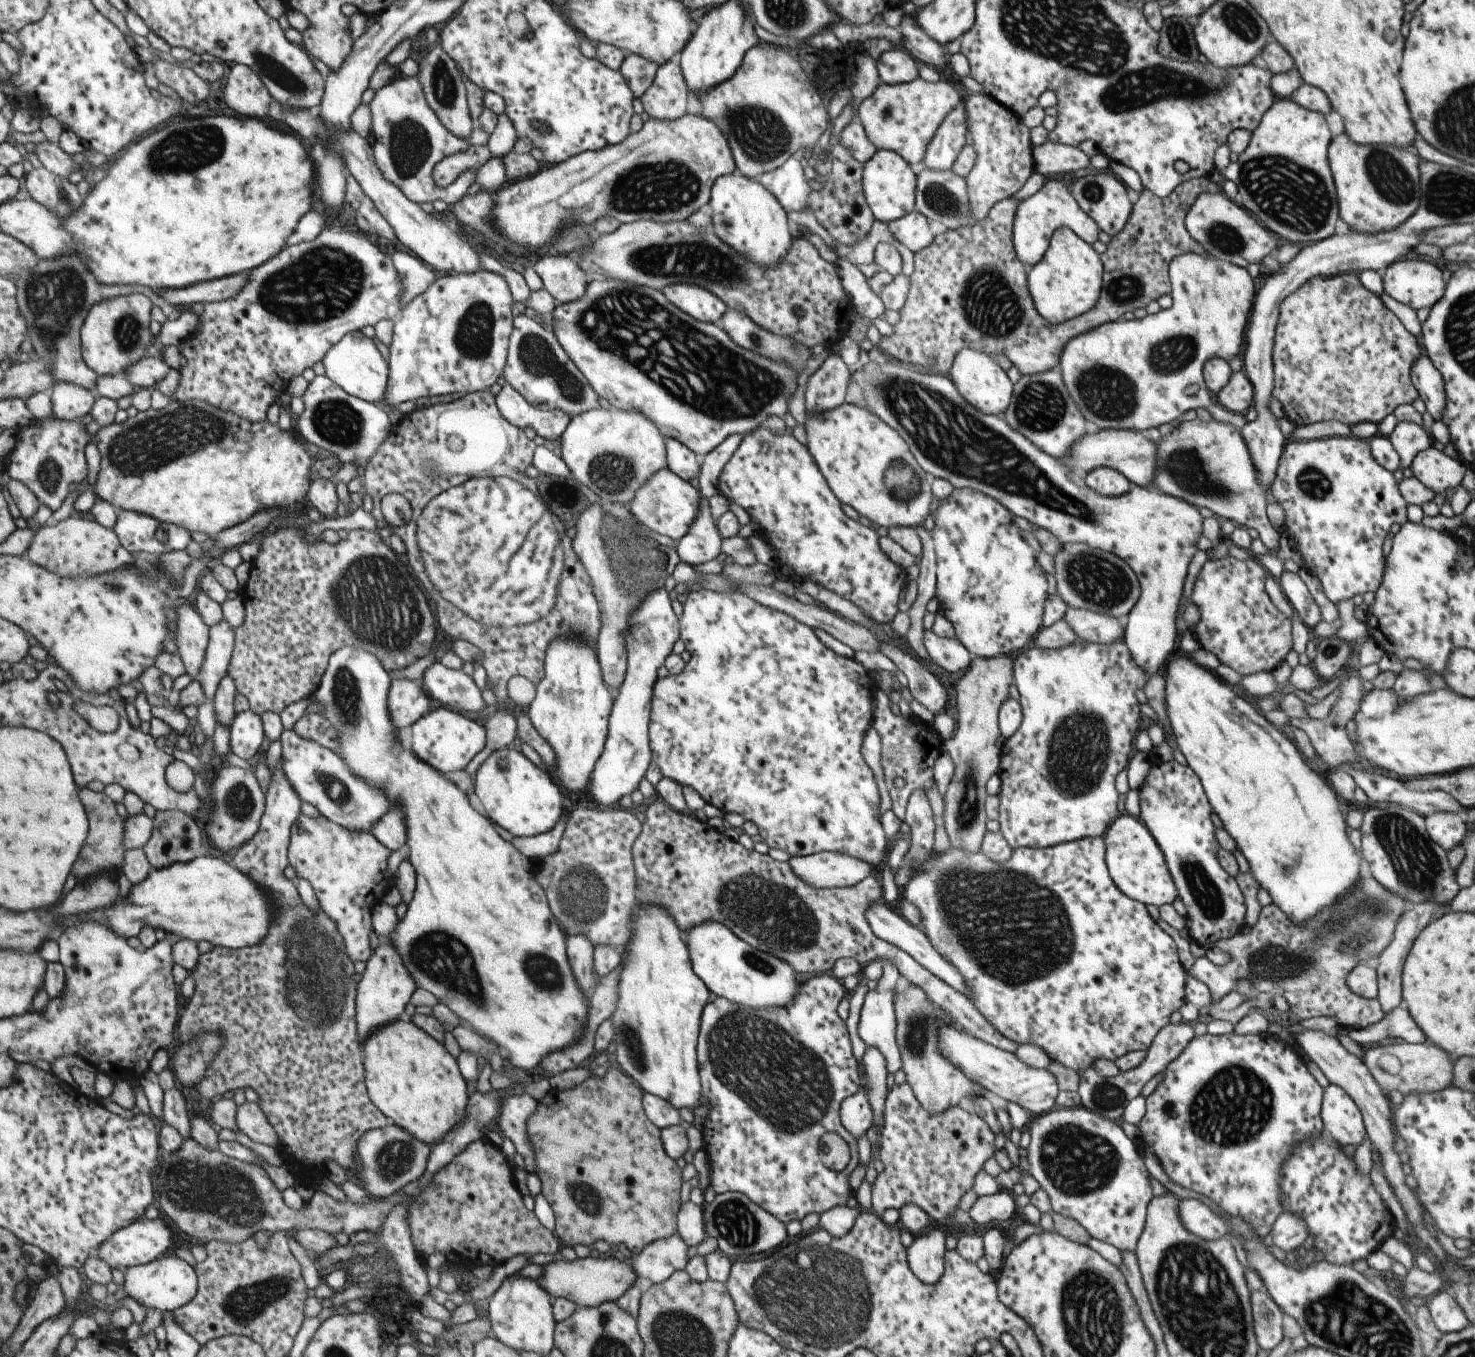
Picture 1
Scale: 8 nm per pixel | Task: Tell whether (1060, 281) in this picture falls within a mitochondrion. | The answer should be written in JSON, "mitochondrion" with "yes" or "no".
{"mitochondrion":"no"}

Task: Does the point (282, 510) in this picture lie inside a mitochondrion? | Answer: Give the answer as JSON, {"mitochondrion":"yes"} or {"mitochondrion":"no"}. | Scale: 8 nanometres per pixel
{"mitochondrion":"no"}

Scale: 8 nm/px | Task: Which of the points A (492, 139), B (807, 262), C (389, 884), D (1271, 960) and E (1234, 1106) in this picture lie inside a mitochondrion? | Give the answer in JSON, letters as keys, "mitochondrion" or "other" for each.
{"A":"other","B":"other","C":"other","D":"mitochondrion","E":"mitochondrion"}

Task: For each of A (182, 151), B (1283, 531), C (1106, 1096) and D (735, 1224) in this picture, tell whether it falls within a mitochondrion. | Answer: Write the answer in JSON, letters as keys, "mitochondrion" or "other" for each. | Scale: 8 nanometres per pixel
{"A":"mitochondrion","B":"other","C":"mitochondrion","D":"mitochondrion"}

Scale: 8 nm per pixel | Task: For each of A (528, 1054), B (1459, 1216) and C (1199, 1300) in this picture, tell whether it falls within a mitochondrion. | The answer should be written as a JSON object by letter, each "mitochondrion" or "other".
{"A":"other","B":"other","C":"mitochondrion"}

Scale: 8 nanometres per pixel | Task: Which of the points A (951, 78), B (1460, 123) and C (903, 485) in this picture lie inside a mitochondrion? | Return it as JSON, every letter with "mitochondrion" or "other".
{"A":"other","B":"mitochondrion","C":"mitochondrion"}

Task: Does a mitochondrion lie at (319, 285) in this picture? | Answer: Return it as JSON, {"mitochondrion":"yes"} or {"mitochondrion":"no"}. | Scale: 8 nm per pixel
{"mitochondrion":"yes"}

